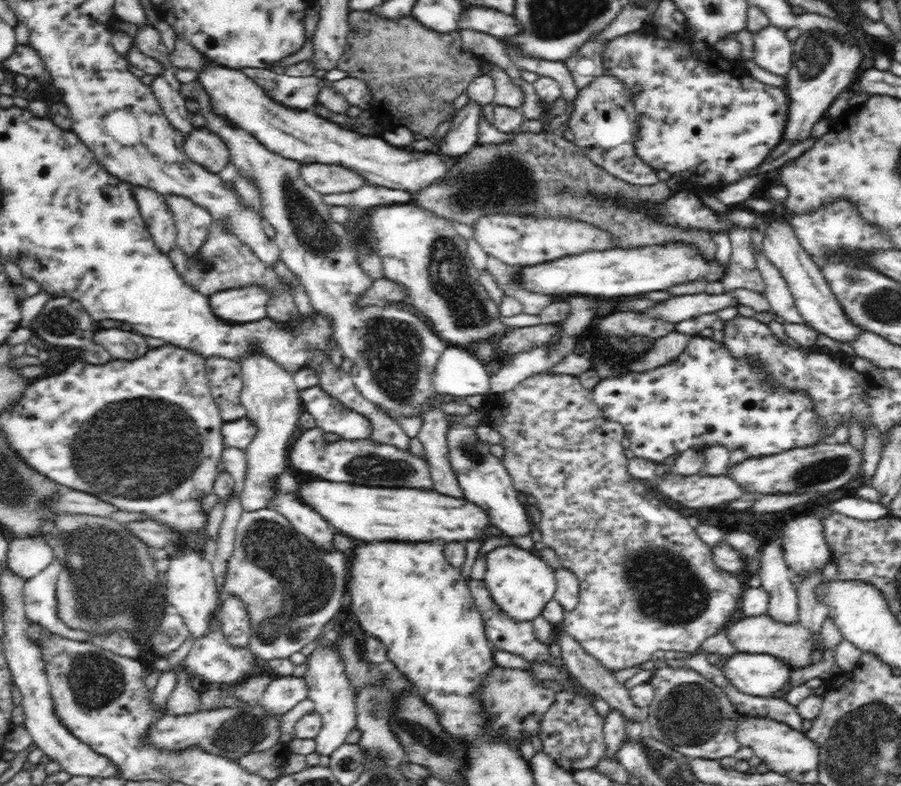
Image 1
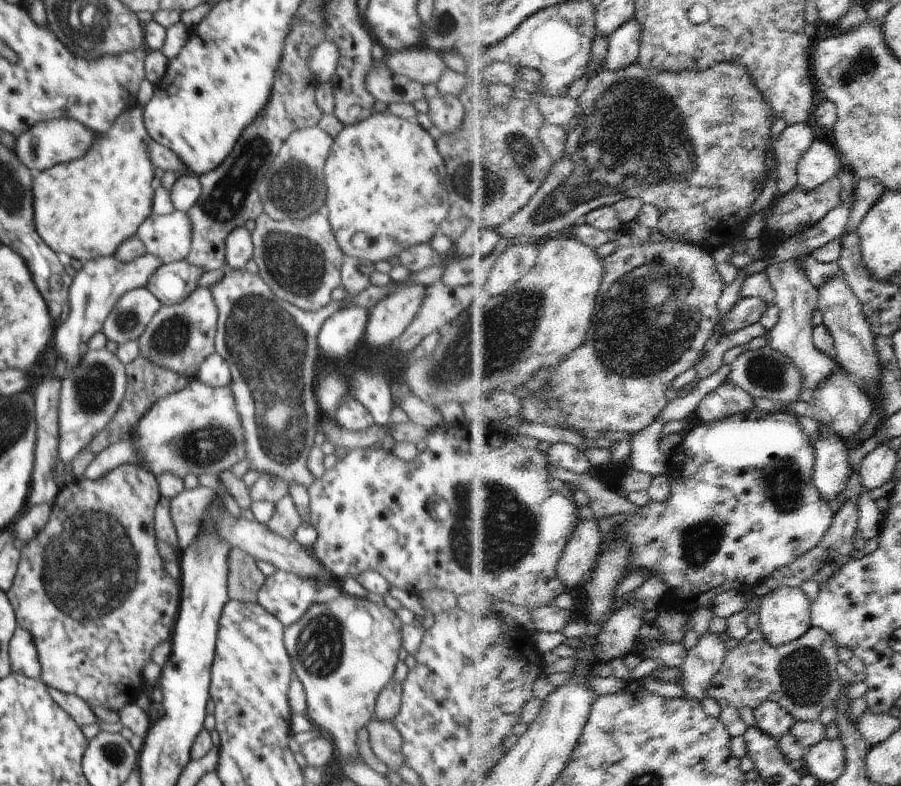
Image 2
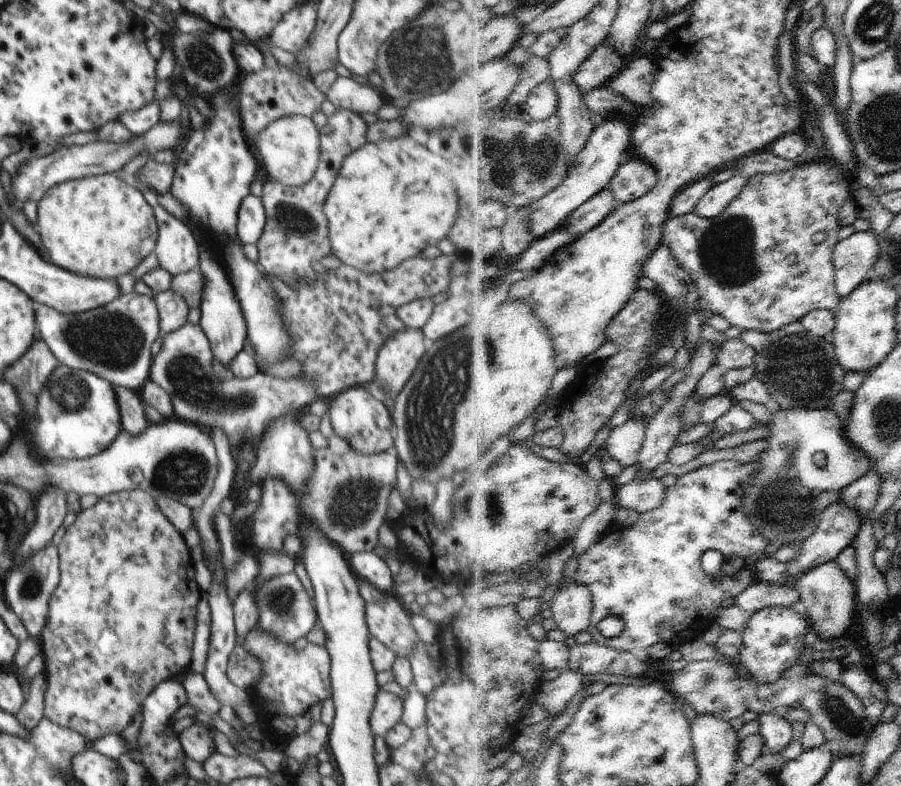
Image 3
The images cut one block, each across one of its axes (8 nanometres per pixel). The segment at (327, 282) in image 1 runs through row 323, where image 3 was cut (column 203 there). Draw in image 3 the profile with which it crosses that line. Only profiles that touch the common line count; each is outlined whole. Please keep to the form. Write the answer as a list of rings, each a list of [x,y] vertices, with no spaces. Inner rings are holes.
[[[186,323],[182,328],[171,332],[170,334],[161,333],[162,348],[160,352],[153,357],[150,367],[149,380],[155,382],[160,388],[167,390],[168,396],[172,401],[174,417],[184,422],[200,425],[211,431],[215,427],[221,429],[228,438],[231,450],[234,450],[240,442],[252,440],[262,434],[262,428],[276,418],[282,418],[290,412],[294,414],[306,411],[308,406],[317,399],[316,386],[314,382],[304,380],[303,378],[291,377],[290,379],[281,379],[272,377],[260,370],[250,378],[235,381],[232,374],[228,375],[225,384],[219,385],[218,378],[212,369],[214,354],[212,354],[210,342],[199,324]]]

